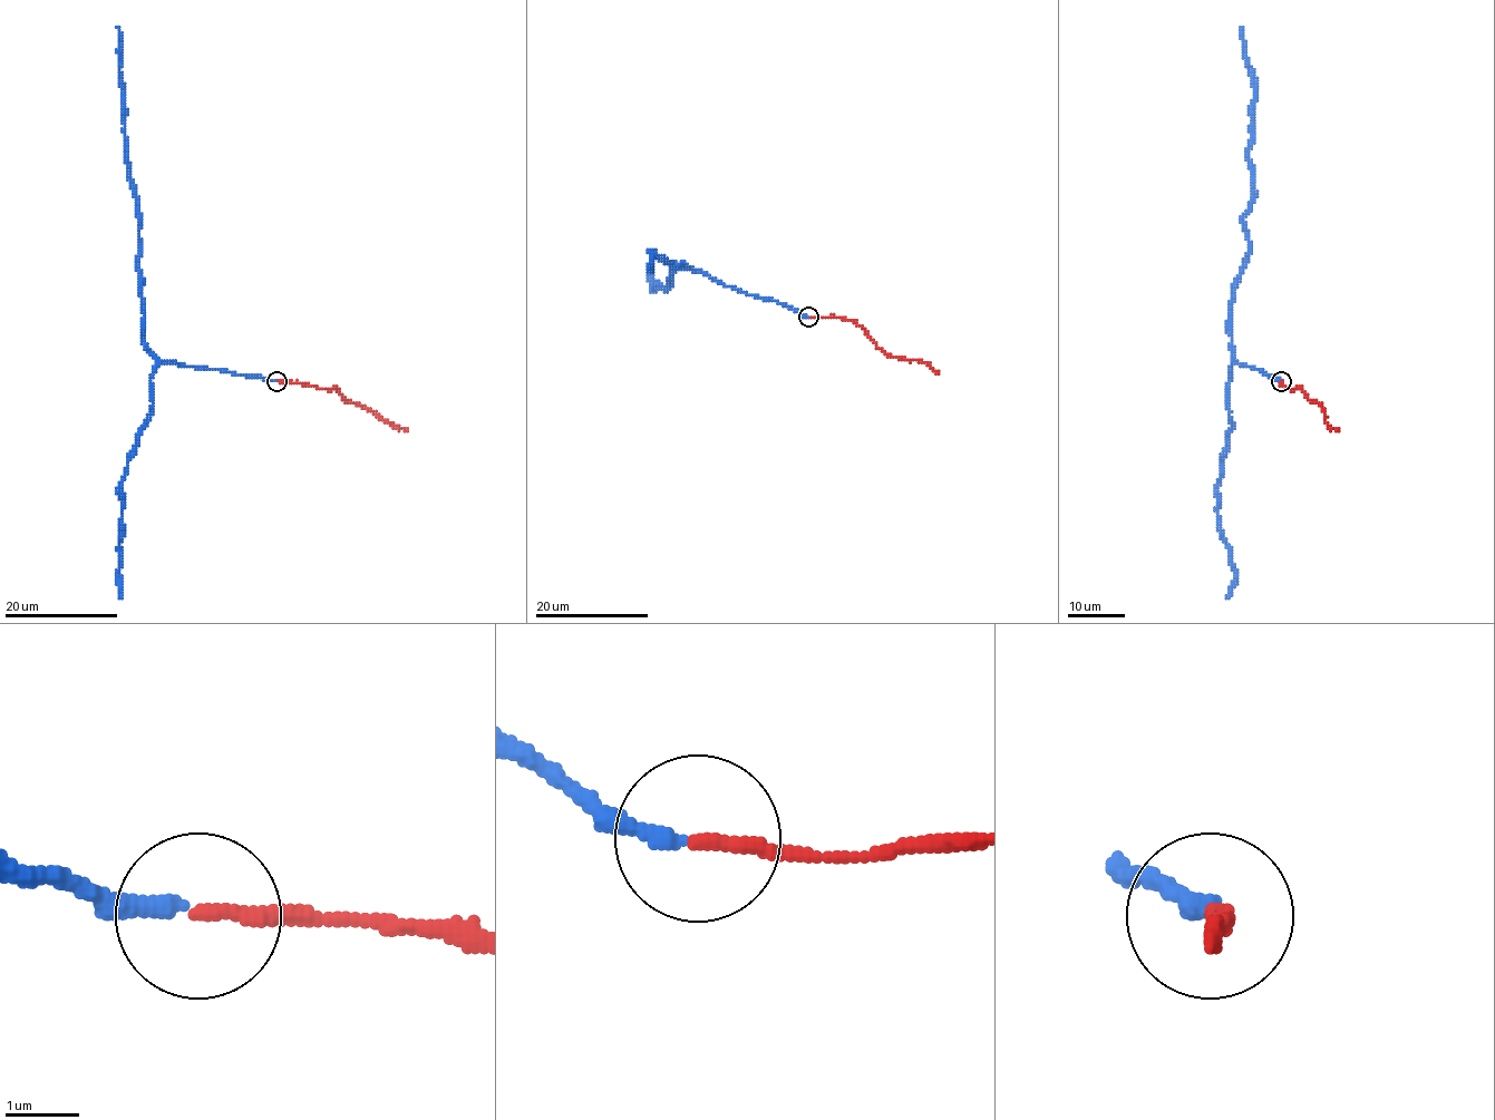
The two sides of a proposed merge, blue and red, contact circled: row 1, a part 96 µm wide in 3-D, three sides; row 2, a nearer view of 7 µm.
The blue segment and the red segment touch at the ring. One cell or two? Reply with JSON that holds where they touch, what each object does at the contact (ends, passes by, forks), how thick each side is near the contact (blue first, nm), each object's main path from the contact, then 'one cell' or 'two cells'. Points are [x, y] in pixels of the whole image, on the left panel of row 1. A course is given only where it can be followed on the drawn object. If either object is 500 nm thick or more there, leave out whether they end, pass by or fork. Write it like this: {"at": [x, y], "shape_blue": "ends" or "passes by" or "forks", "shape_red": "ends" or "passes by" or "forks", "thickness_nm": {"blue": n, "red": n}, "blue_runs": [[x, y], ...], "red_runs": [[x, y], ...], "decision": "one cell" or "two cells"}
{"at": [277, 381], "shape_blue": "ends", "shape_red": "ends", "thickness_nm": {"blue": 240, "red": 200}, "blue_runs": [[277, 381], [162, 361], [144, 341], [144, 300], [136, 263], [139, 213], [126, 153], [119, 26]], "red_runs": [[277, 381], [336, 388], [346, 400], [376, 412], [407, 430]], "decision": "one cell"}

